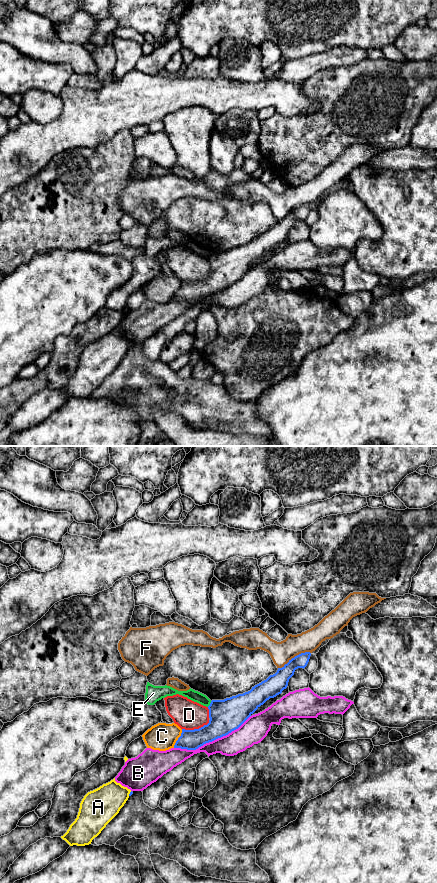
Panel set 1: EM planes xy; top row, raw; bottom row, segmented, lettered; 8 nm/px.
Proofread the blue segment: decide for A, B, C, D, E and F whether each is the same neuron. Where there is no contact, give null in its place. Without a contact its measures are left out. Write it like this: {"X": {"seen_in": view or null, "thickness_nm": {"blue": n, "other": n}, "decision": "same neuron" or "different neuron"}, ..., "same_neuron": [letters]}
{"A": {"seen_in": "xy", "thickness_nm": {"blue": 20, "other": 280}, "decision": "different neuron"}, "B": {"seen_in": "xy", "thickness_nm": {"blue": 260, "other": 180}, "decision": "different neuron"}, "C": {"seen_in": "xy", "thickness_nm": {"blue": 160, "other": 220}, "decision": "different neuron"}, "D": {"seen_in": "xy", "thickness_nm": {"blue": 240, "other": 240}, "decision": "different neuron"}, "E": {"seen_in": "xy", "thickness_nm": {"blue": 260, "other": 90}, "decision": "different neuron"}, "F": {"seen_in": "xy", "thickness_nm": {"blue": 150, "other": 180}, "decision": "different neuron"}, "same_neuron": []}

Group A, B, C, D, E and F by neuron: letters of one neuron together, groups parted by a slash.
A / B / C / D / E / F

